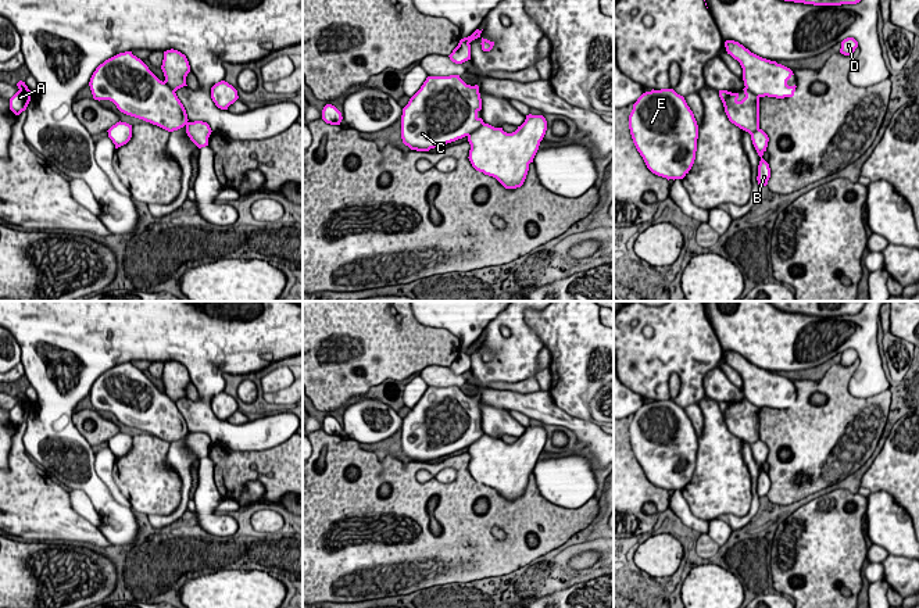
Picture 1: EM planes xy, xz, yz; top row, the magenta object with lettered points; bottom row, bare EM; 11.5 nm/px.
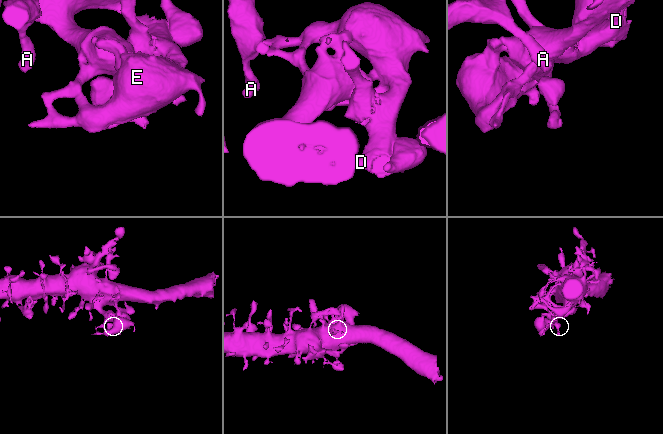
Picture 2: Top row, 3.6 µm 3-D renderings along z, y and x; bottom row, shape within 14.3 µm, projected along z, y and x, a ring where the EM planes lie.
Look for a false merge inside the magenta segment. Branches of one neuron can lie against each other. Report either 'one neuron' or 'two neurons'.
two neurons

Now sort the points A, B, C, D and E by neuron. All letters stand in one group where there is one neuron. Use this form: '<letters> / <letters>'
A C / B D E

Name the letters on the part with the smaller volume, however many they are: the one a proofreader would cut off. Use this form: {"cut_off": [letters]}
{"cut_off": ["B", "D", "E"]}

